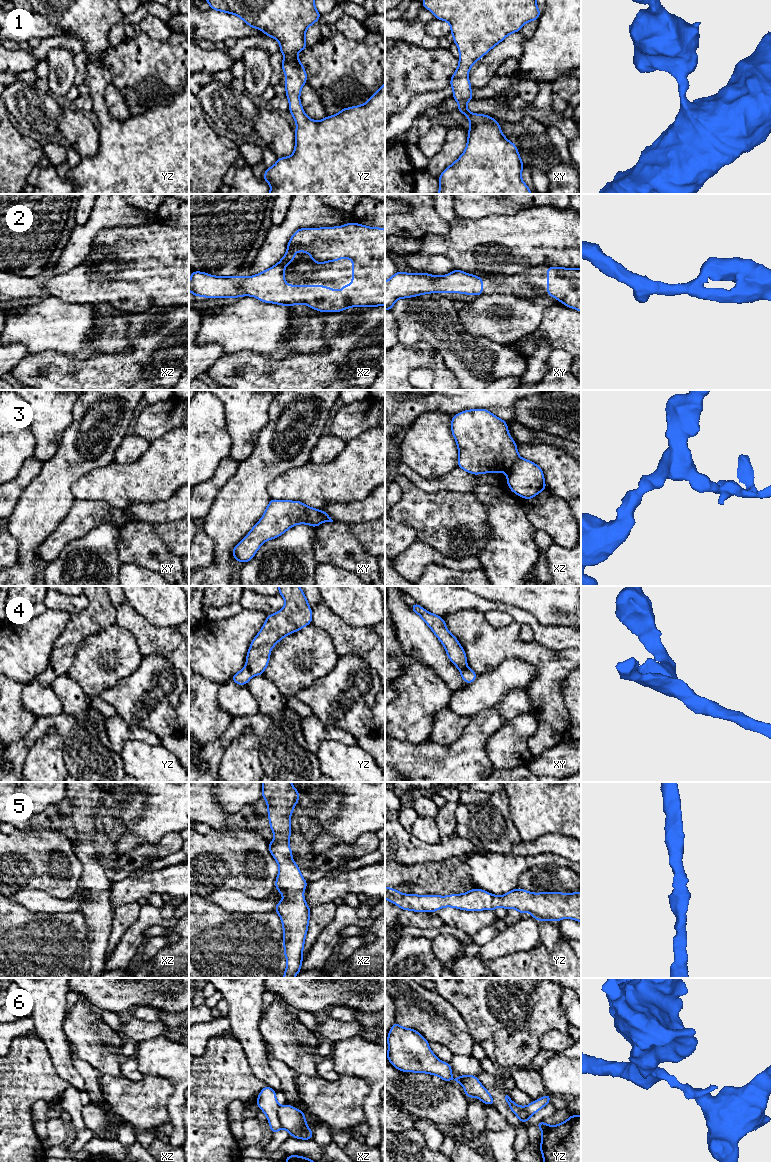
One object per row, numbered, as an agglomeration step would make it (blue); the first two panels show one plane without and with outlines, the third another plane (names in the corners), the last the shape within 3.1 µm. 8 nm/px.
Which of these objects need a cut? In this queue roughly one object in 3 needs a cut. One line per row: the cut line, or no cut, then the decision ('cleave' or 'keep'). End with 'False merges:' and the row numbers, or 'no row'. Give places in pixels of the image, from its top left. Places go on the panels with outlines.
1: no cut | keep
2: no cut | keep
3: xz (519, 457), (506, 473) | cleave
4: no cut | keep
5: no cut | keep
6: xz (278, 1106), (277, 1118), (282, 1127) | cleave
False merges: 3, 6

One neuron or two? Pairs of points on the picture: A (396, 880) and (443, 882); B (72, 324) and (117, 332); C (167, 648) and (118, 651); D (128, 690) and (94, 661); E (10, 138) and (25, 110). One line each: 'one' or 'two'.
A: one
B: one
C: two
D: two
E: two

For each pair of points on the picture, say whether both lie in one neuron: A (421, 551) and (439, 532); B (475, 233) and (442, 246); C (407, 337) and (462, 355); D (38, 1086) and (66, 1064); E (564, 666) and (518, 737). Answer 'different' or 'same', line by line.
A: different
B: same
C: same
D: different
E: different

